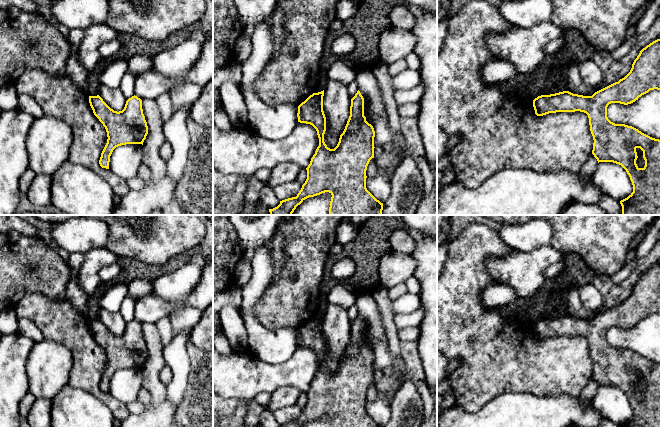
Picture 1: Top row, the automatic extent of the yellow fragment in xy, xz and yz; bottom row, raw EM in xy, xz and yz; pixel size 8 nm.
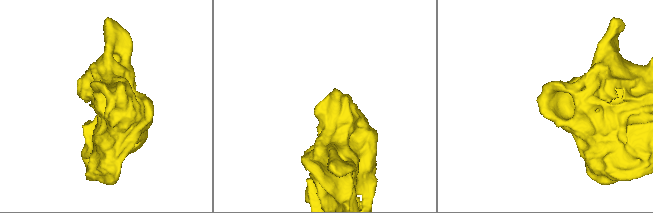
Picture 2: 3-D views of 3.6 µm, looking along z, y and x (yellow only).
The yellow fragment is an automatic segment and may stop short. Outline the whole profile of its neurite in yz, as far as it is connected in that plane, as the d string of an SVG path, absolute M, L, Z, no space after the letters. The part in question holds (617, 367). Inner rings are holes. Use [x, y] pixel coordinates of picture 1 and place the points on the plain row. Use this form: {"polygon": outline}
{"polygon": "M661 262L643 272L632 288L630 296L592 320L573 318L563 315L541 319L533 324L537 340L556 336L580 335L588 339L590 355L593 360L592 378L599 386L613 386L621 389L630 401L633 416L620 427L661 427L661 364L652 362L638 353L625 348L615 348L607 341L607 331L611 327L631 328L650 314L661 314ZM636 373L643 375L645 390L639 392Z"}

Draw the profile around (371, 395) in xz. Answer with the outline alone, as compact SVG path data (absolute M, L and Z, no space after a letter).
M372 382L367 390L366 400L367 402L373 402L377 397L377 392L375 389L374 382Z

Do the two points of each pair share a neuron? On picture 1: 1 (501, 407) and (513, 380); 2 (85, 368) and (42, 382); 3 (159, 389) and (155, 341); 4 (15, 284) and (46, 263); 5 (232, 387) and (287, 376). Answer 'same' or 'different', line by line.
1: different
2: different
3: same
4: same
5: same

